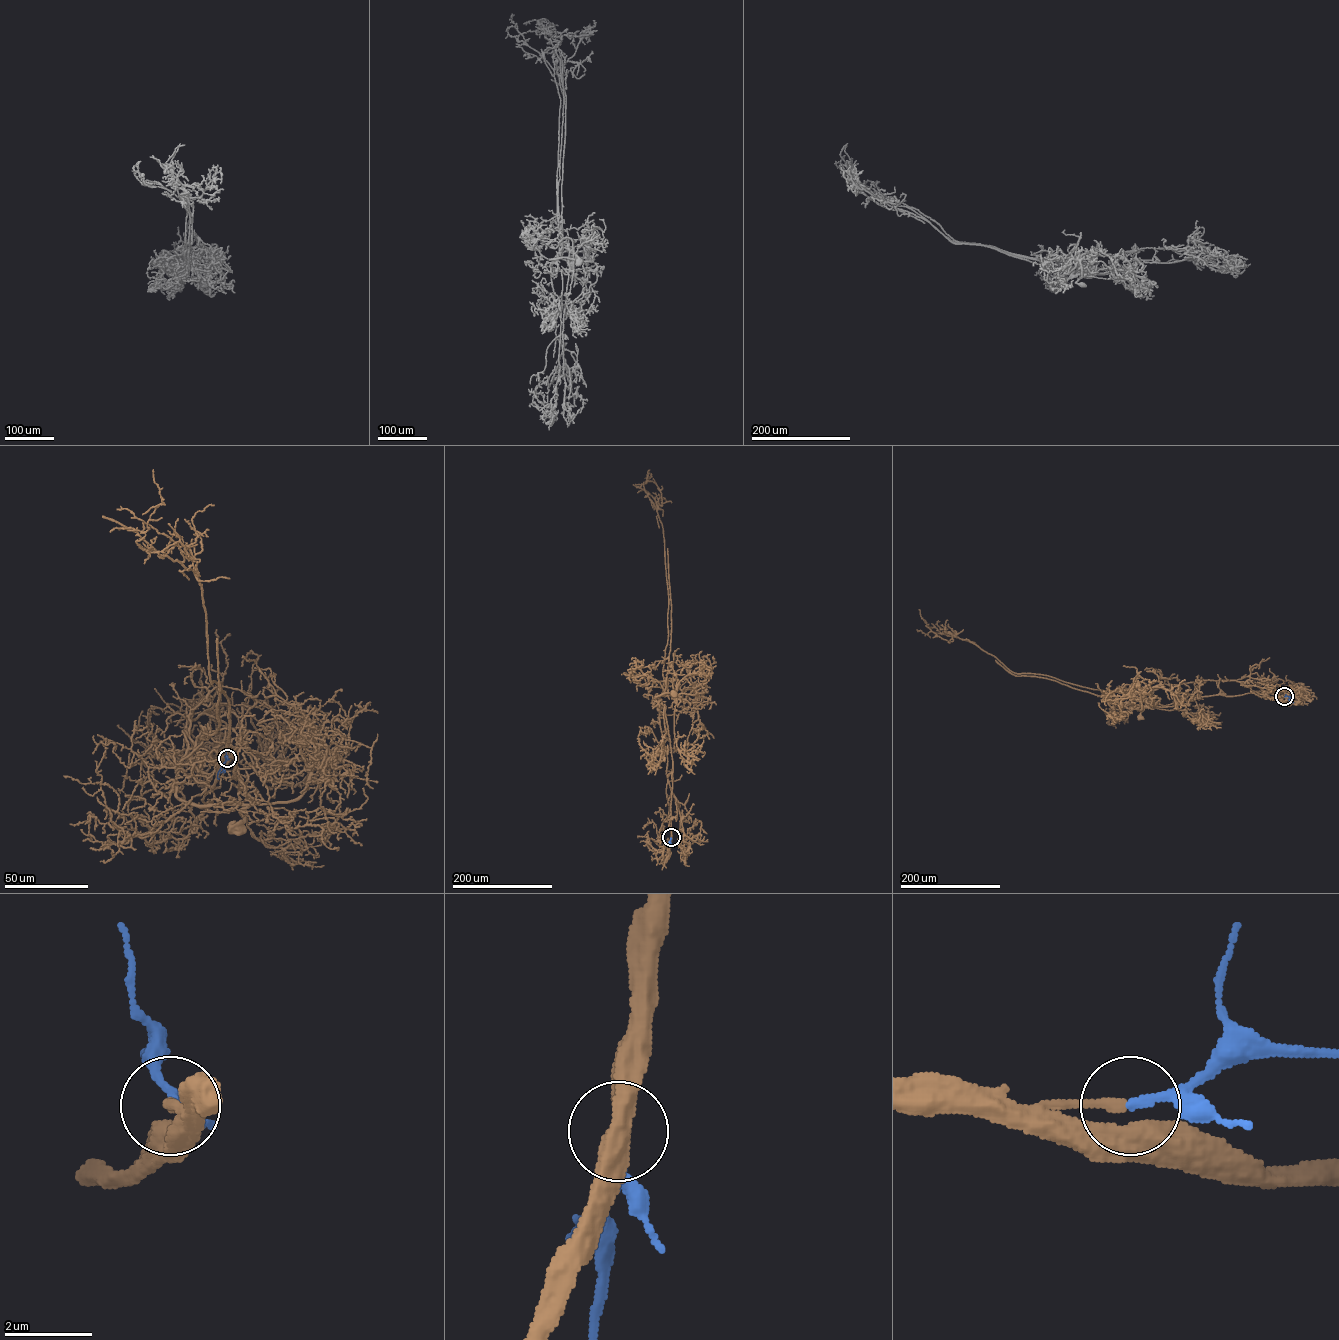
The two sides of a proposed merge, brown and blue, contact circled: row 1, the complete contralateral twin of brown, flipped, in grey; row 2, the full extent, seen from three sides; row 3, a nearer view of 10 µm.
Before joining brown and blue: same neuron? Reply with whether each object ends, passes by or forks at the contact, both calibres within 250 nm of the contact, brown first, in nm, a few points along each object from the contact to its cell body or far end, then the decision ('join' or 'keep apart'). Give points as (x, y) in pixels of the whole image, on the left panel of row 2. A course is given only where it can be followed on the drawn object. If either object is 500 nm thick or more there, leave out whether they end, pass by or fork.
brown ends | blue ends | 200/220 nm | brown via (227, 759), (229, 739), (234, 754), (211, 788), (182, 730), (176, 794), (244, 804), (235, 827) | blue via (228, 758), (218, 771), (219, 778) | join

